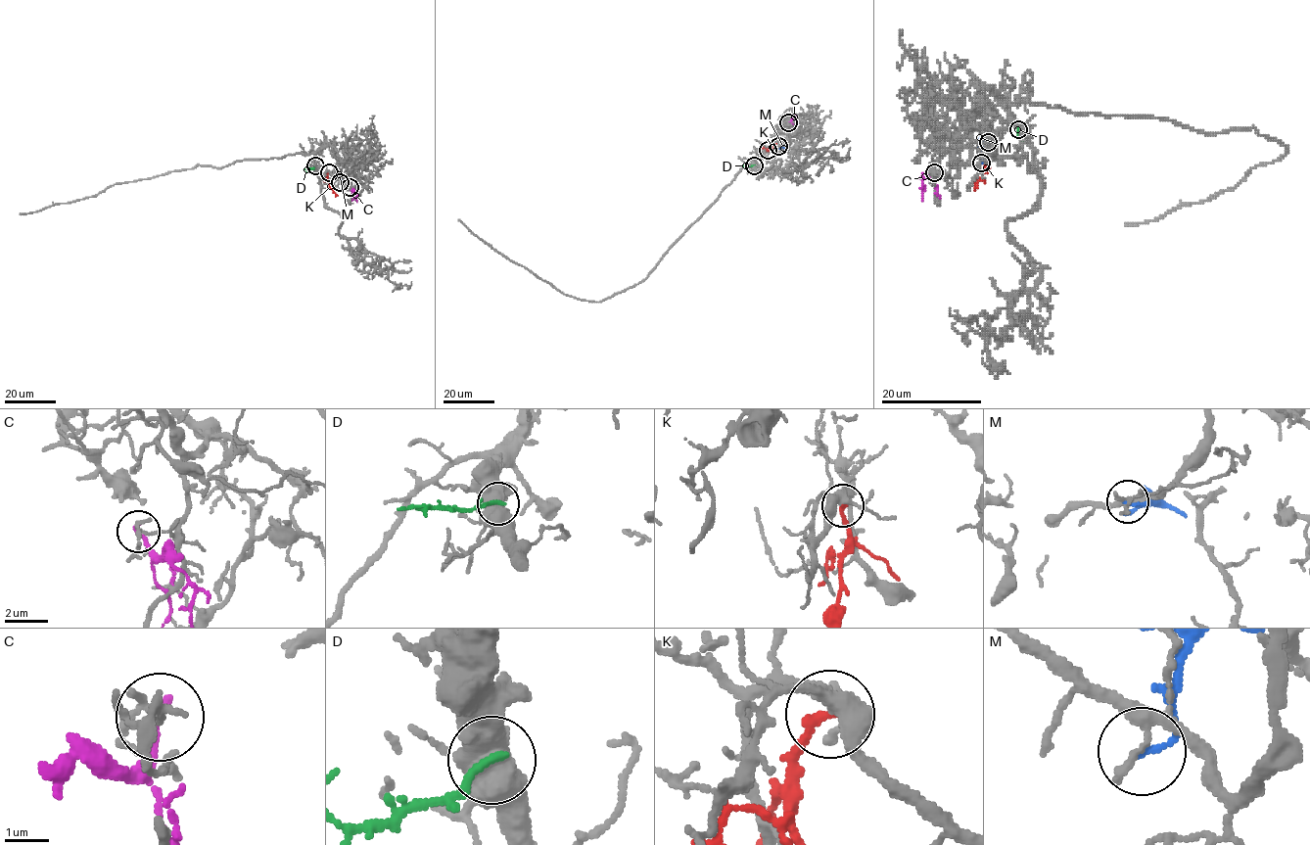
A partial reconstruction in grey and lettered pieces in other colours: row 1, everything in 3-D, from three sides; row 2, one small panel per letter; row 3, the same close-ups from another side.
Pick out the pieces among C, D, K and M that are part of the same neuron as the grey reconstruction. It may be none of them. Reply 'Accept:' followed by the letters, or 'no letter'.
Accept: M

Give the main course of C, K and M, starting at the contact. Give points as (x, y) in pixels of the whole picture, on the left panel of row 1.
C: (350, 187), (356, 202)
K: (329, 172), (327, 178), (336, 197)
M: (340, 182), (340, 170)

